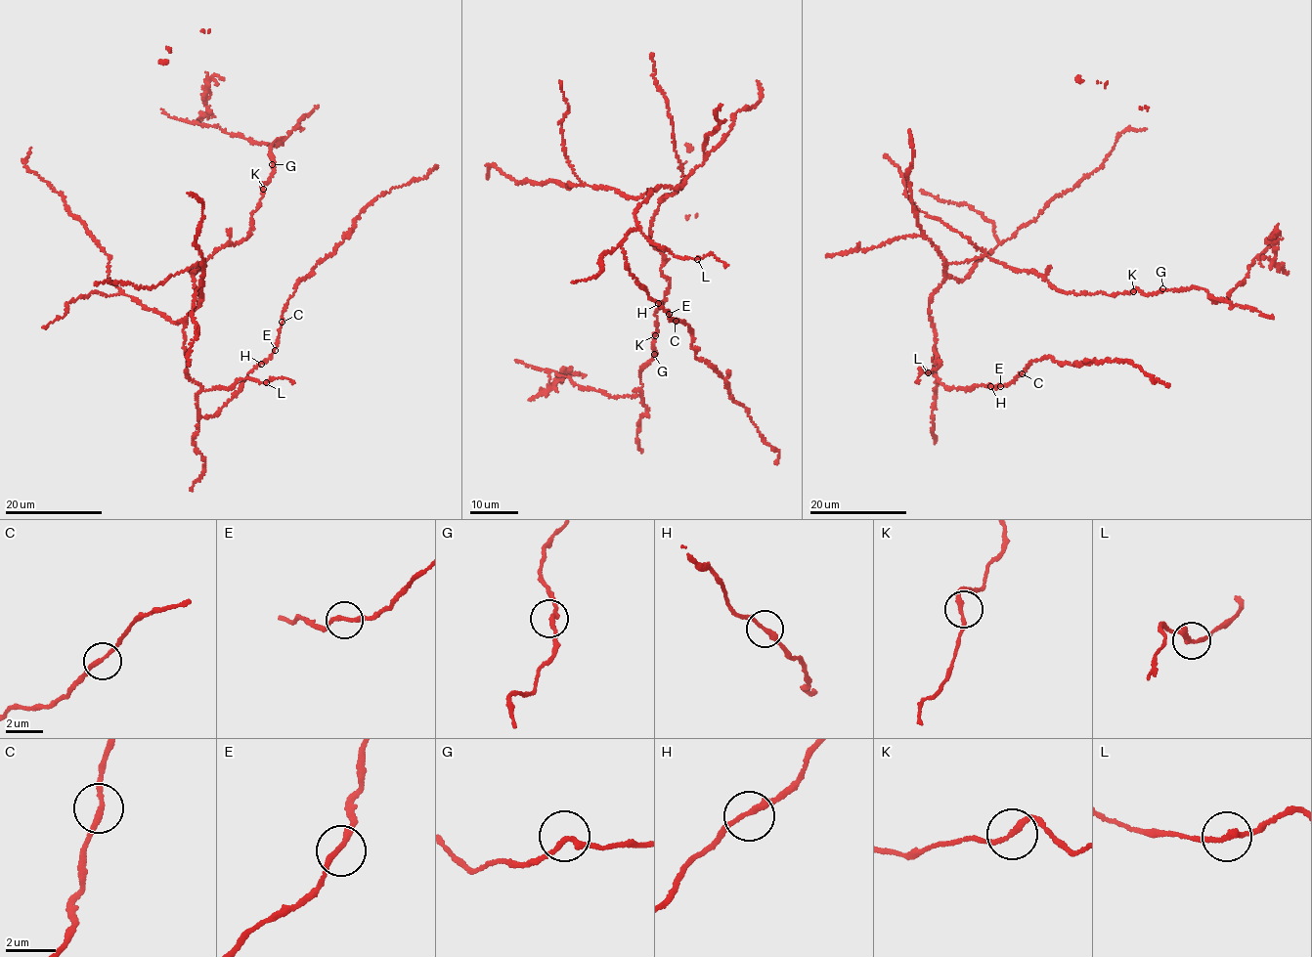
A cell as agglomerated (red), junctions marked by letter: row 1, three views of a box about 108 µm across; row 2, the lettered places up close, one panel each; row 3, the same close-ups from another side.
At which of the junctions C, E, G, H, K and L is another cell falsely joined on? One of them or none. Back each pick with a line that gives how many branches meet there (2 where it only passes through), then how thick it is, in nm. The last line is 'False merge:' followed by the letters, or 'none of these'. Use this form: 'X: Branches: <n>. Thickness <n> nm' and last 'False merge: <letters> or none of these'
False merge: none of these

